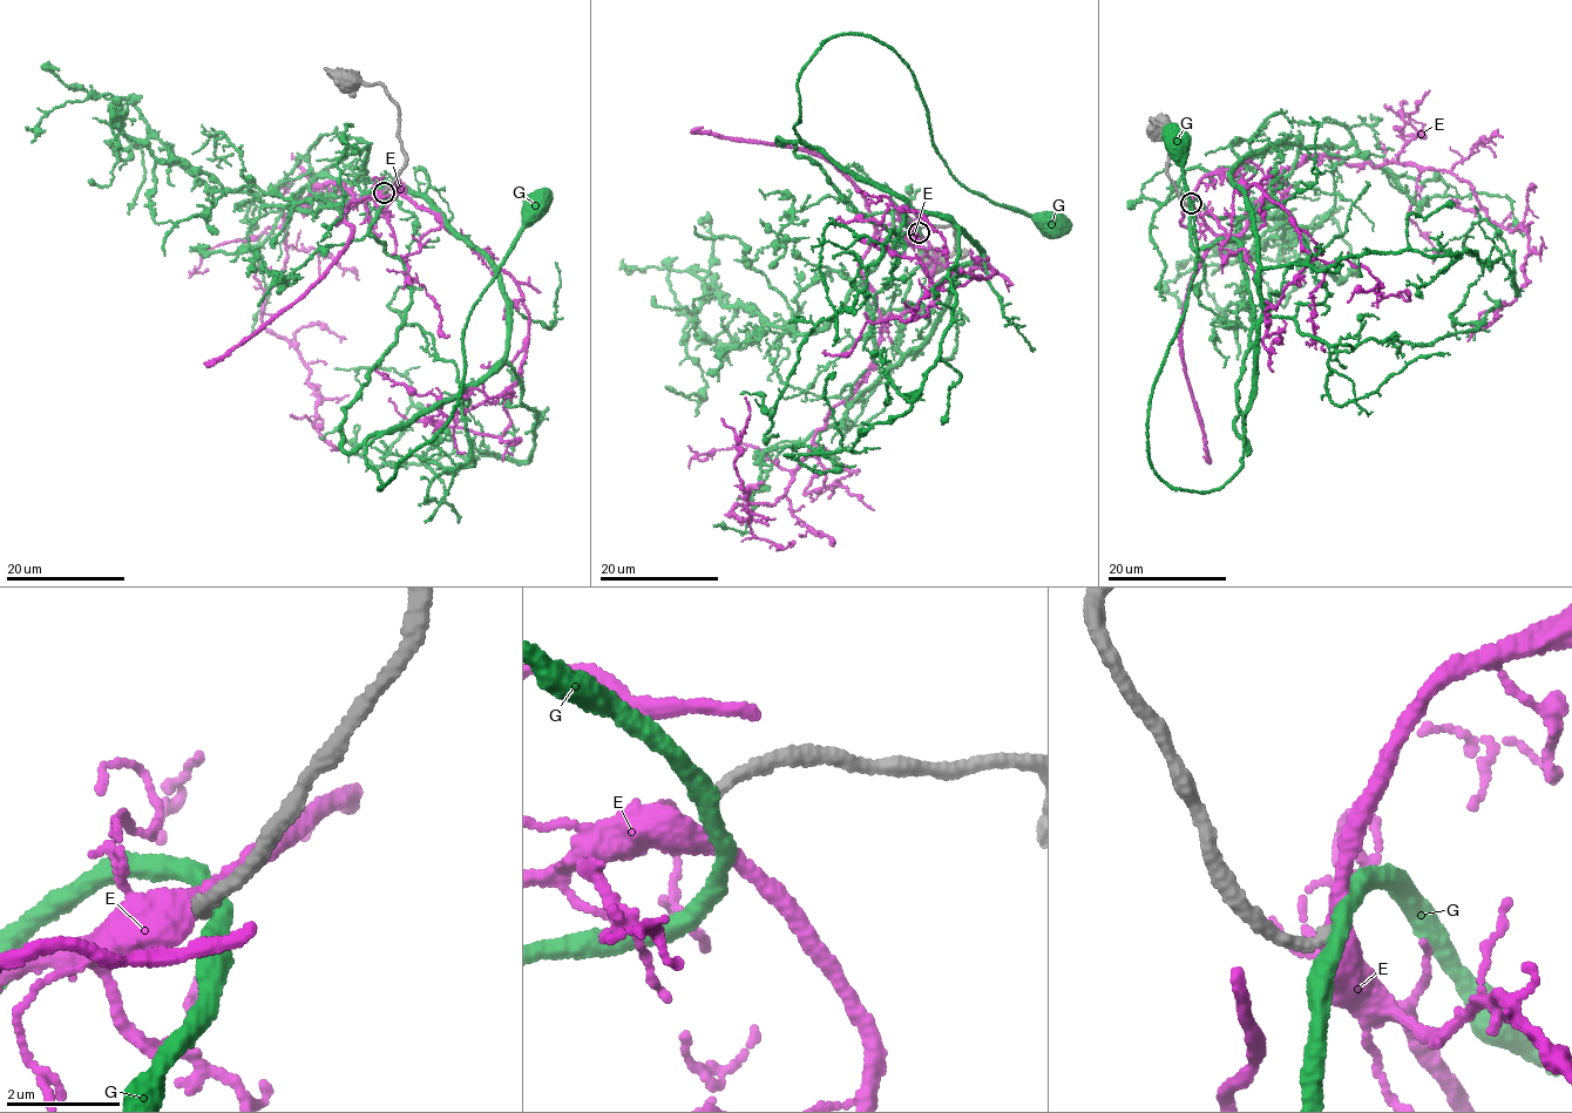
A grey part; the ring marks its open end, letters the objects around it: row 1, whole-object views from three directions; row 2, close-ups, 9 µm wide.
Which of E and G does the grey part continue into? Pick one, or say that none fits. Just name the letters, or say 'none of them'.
none of them

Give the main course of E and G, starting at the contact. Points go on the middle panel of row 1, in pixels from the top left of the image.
E: (919, 232), (873, 244), (861, 260), (881, 337), (786, 494), (730, 511), (746, 520), (733, 461), (745, 396)
G: (920, 232), (893, 211), (894, 244), (778, 138), (833, 36), (888, 46), (955, 180), (1047, 224)

